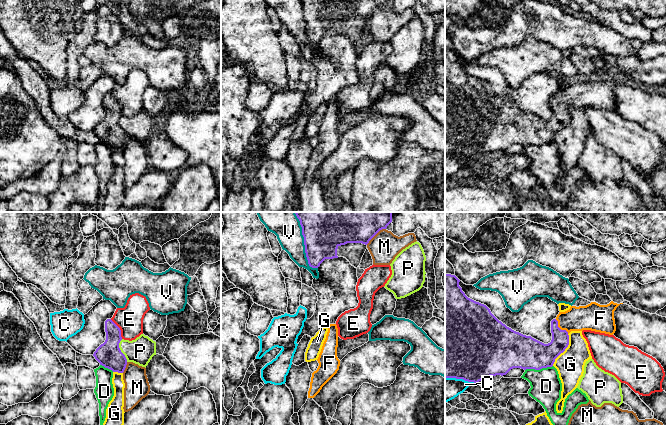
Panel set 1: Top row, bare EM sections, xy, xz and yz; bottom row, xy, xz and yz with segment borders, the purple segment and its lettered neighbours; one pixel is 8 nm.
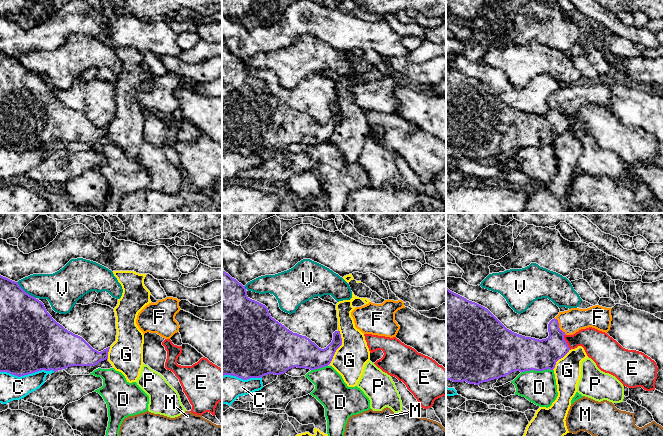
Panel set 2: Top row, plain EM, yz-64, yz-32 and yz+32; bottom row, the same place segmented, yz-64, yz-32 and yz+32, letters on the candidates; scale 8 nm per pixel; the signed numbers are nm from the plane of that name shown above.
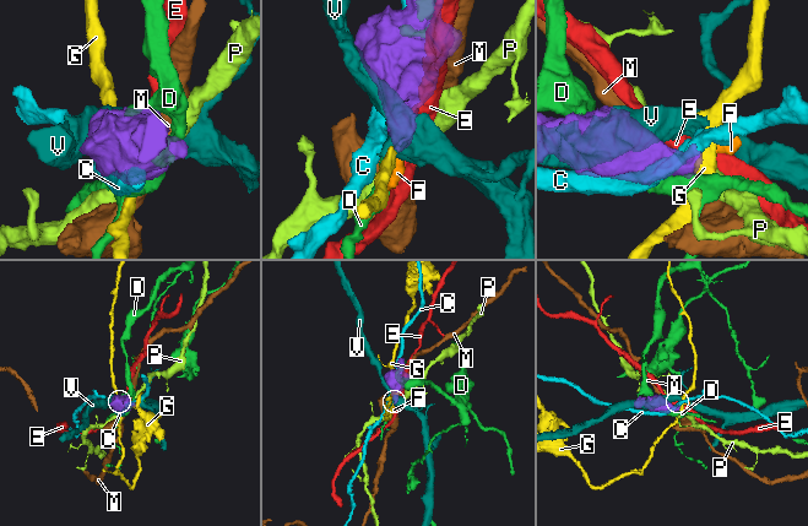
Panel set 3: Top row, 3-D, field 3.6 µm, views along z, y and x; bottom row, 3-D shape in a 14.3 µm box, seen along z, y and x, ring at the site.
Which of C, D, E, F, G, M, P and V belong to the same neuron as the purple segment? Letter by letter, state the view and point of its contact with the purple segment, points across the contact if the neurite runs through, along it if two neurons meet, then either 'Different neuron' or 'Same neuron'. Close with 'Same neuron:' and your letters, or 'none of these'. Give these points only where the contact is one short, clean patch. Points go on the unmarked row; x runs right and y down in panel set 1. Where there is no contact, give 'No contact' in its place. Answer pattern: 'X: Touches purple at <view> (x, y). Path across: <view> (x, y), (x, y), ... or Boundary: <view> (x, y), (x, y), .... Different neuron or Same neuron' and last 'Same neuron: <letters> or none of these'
C: Touches purple at yz (462, 154). Different neuron
D: Touches purple at yz (538, 145). Different neuron
E: Touches purple at xy (119, 105). Boundary: xy (110, 95), (119, 104), (122, 114). Different neuron
F: Touches purple at yz (559, 104). Path across: yz (544, 131), (559, 116), (559, 104), (567, 97), (588, 93). Same neuron
G: Touches purple at yz (564, 126). Boundary: yz (568, 110), (568, 122), (555, 135), (552, 141). Different neuron
M: Touches purple at xz (375, 10). Different neuron
P: Touches purple at xy (120, 126). Different neuron
V: Touches purple at xz (305, 25). Different neuron
Same neuron: F

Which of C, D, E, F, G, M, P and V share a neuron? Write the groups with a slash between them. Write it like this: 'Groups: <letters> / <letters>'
Groups: C / D / E / F / G / M / P / V

